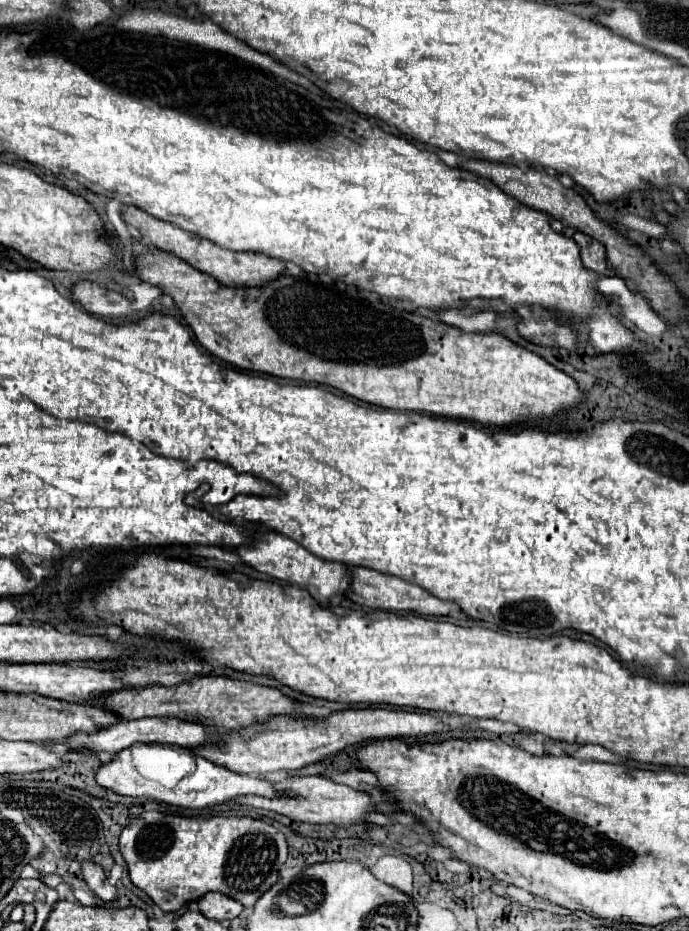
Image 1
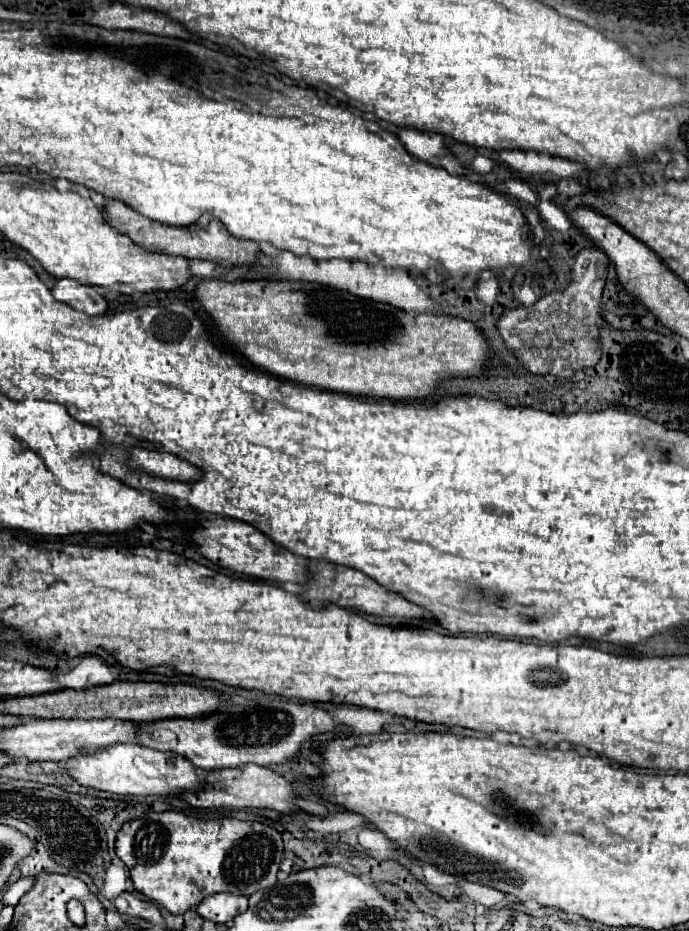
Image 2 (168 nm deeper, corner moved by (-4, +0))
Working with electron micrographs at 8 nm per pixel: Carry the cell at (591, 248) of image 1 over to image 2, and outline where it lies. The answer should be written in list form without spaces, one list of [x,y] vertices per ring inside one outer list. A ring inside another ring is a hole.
[[[585,248],[575,256],[571,282],[559,292],[539,298],[533,306],[507,310],[497,320],[497,330],[519,364],[531,374],[571,378],[575,372],[595,366],[603,352],[599,344],[601,292],[607,280],[607,256],[597,248]]]

